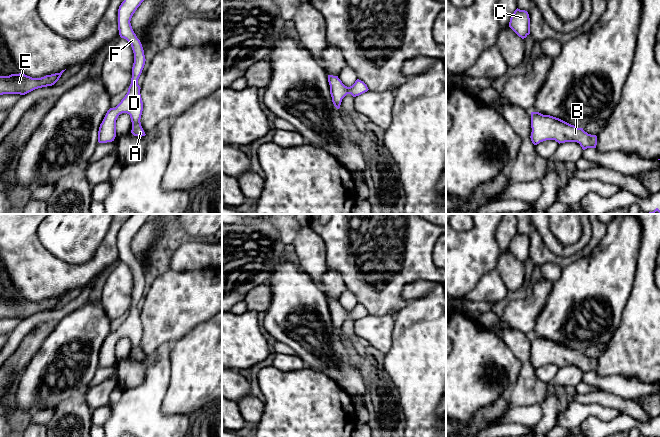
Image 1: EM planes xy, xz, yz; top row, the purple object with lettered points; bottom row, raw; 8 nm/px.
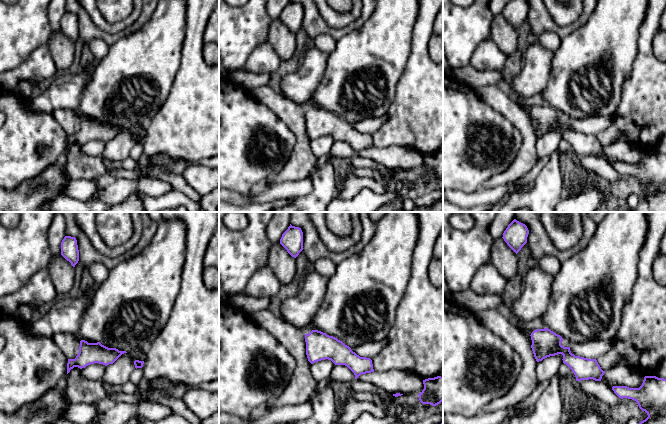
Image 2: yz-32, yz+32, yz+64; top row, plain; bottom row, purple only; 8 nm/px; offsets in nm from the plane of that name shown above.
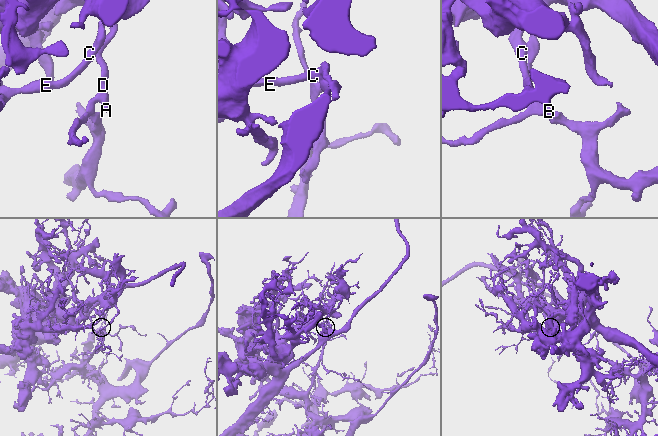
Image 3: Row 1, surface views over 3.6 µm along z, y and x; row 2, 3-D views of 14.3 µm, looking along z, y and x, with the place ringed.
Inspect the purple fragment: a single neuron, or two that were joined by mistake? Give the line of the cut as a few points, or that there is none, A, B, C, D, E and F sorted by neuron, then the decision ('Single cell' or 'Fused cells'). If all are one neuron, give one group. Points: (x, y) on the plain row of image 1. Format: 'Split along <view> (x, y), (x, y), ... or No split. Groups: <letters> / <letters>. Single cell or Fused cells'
Split along xz (330, 309), (333, 313), (334, 321), (340, 324). Groups: A C D E F / B. Fused cells

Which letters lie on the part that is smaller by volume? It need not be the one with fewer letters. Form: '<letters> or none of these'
B

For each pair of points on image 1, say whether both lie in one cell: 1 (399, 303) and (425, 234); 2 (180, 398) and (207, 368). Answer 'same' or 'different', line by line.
1: same
2: same

